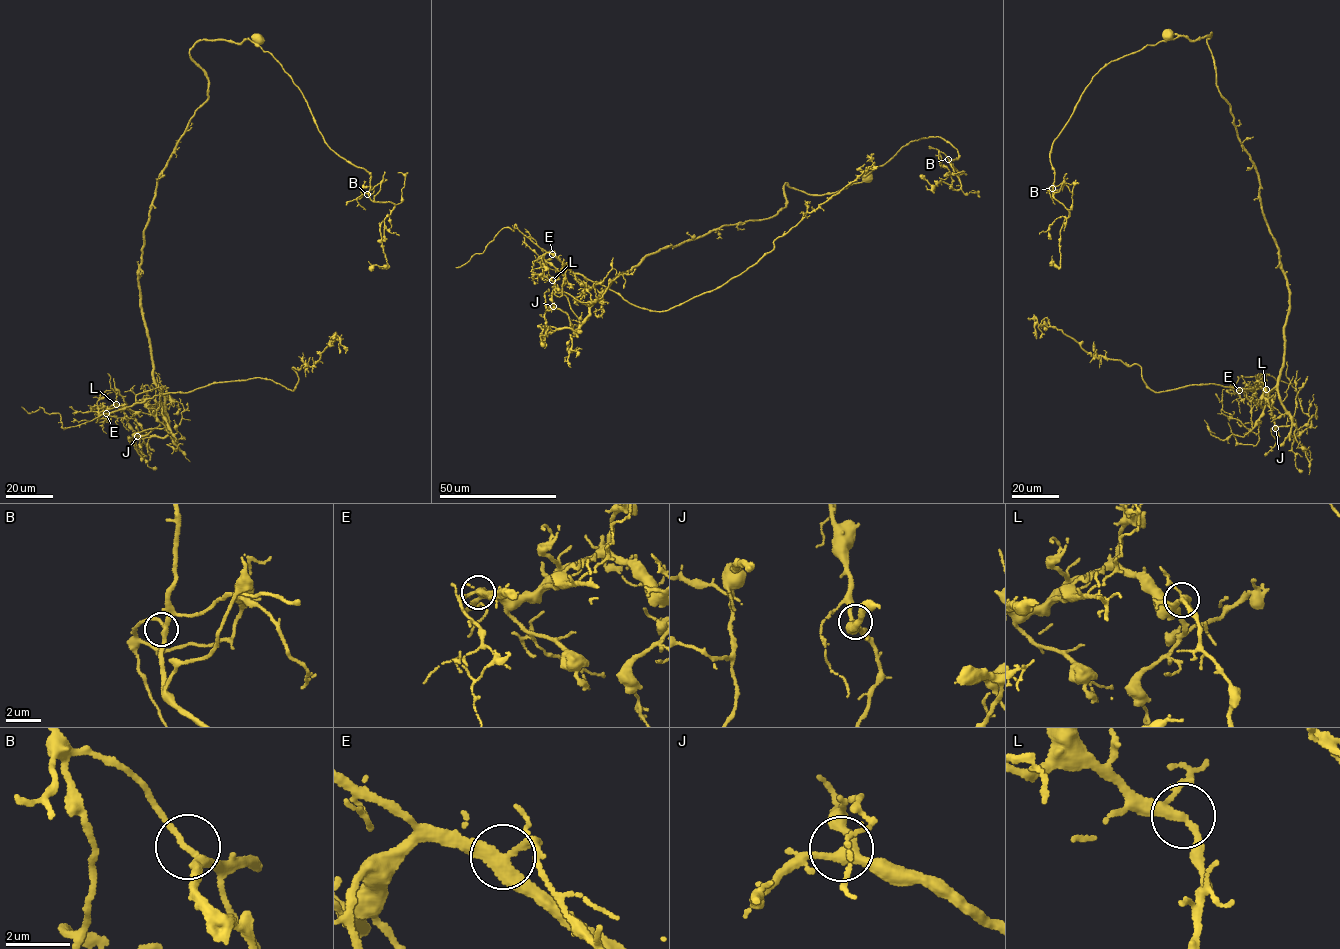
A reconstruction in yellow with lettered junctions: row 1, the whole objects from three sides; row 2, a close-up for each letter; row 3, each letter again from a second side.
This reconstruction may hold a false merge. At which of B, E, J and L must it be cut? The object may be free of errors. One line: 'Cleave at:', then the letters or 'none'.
Cleave at: L

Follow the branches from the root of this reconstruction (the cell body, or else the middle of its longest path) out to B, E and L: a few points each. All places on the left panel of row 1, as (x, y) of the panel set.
B: (257, 40), (258, 45), (272, 53), (297, 86), (328, 146), (369, 173), (370, 190), (367, 194)
E: (257, 40), (190, 50), (208, 98), (159, 177), (144, 231), (141, 315), (170, 432), (140, 400), (106, 413)
L: (257, 40), (201, 40), (190, 50), (208, 98), (157, 181), (138, 279), (166, 412), (139, 436), (116, 404)

